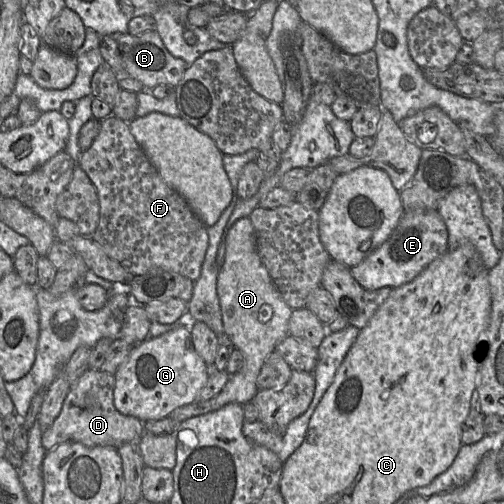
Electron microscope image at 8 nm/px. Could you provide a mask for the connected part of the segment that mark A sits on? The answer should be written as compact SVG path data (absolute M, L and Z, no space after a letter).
M249 217L238 219L228 231L224 263L218 273L217 294L222 312L224 332L230 339L233 347L238 349L243 355L244 366L240 372L230 375L222 391L212 399L195 401L175 409L169 416L175 423L175 429L180 423L189 418L217 411L227 404L238 403L245 405L252 402L258 392L257 378L265 360L275 351L276 345L289 335L289 320L293 310L284 301L260 259L256 246L254 227Z

